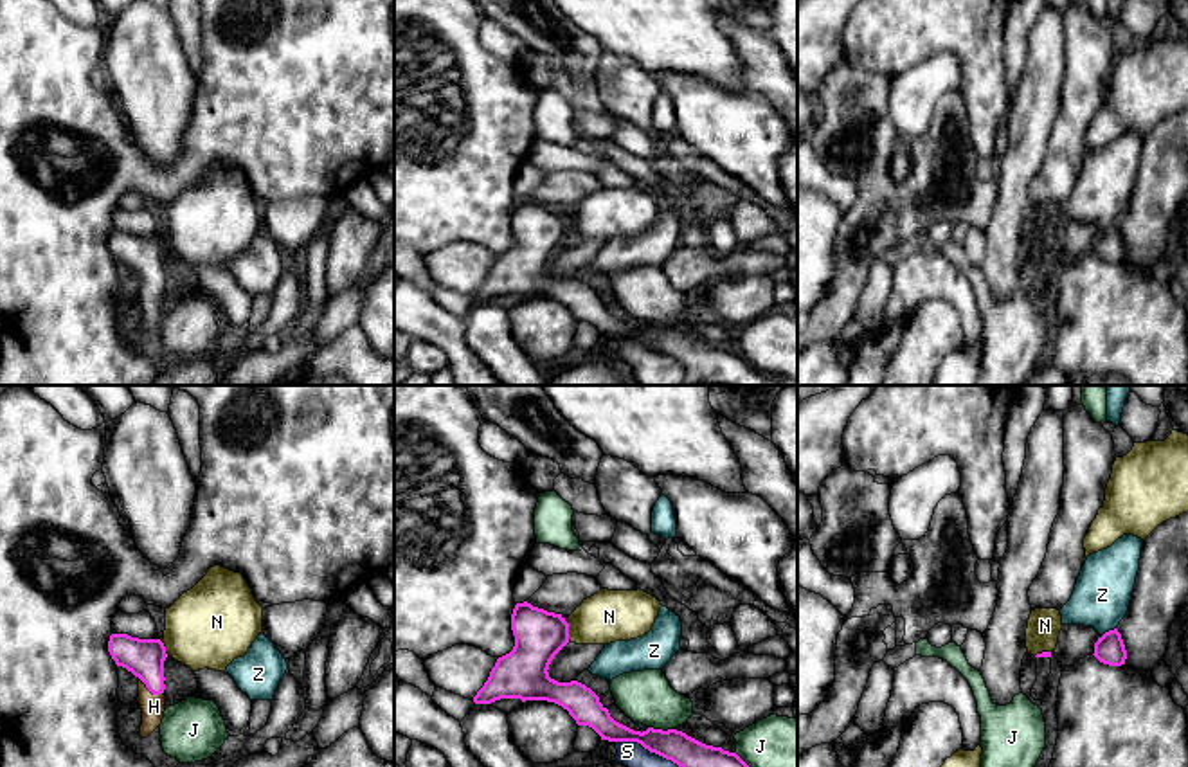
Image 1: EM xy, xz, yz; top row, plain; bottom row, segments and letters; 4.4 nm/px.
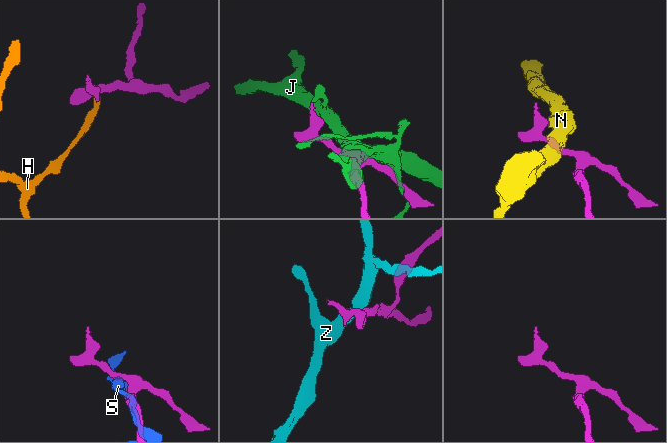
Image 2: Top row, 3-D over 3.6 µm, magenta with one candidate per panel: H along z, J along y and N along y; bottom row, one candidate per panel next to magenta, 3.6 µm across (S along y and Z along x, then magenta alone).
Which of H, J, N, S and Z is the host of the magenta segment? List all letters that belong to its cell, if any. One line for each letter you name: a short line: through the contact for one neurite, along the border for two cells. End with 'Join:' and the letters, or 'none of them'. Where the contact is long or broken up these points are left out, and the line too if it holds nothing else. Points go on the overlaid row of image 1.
H: line xy (144, 658), (150, 668), (150, 690), (153, 706)
Join: H

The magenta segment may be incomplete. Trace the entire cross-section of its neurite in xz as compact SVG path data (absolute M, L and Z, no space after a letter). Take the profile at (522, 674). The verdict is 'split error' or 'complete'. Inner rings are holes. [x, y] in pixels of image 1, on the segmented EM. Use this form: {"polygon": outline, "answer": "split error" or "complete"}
{"polygon": "M527 601L517 603L511 630L515 646L497 659L488 681L473 697L475 704L491 704L500 699L547 700L567 709L578 726L592 727L601 740L637 742L679 767L749 767L736 753L706 745L677 729L634 731L616 722L585 684L551 679L549 664L569 643L569 623L562 614Z", "answer": "complete"}

